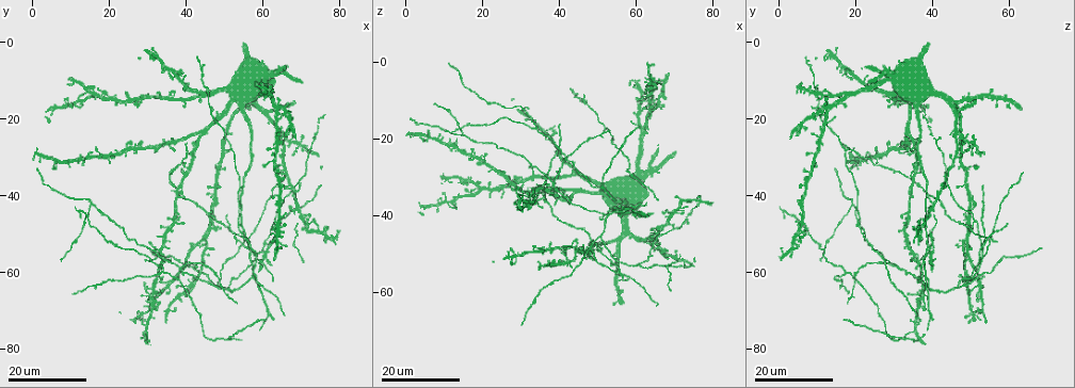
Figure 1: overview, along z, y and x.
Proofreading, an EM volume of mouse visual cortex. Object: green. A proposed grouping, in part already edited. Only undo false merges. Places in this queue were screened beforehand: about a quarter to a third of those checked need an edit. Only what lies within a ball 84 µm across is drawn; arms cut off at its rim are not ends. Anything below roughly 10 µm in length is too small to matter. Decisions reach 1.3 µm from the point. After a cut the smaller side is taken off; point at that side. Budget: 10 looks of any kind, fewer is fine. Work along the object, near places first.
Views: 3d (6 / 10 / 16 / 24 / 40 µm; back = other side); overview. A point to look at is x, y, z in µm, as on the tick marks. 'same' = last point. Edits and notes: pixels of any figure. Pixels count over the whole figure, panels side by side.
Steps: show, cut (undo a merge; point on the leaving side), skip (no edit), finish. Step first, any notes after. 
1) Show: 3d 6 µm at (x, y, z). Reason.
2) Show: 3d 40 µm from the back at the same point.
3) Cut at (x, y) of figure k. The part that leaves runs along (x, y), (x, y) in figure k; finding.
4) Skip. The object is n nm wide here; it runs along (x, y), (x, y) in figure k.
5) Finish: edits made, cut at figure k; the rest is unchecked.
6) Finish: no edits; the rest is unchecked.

Show: 3d 24 µm at (34.0, 60.5, 18.0). Branch point.

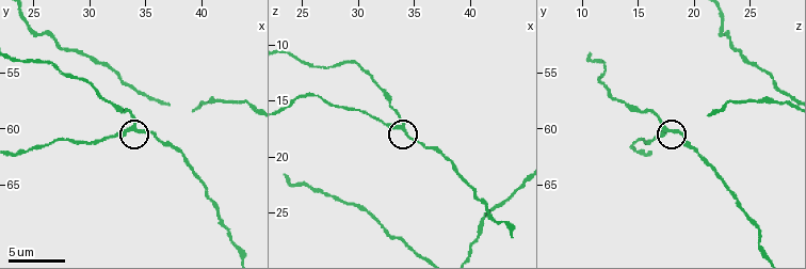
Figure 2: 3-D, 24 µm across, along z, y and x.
Show: 3d 10 µm at (34.0, 59.8, 17.2).

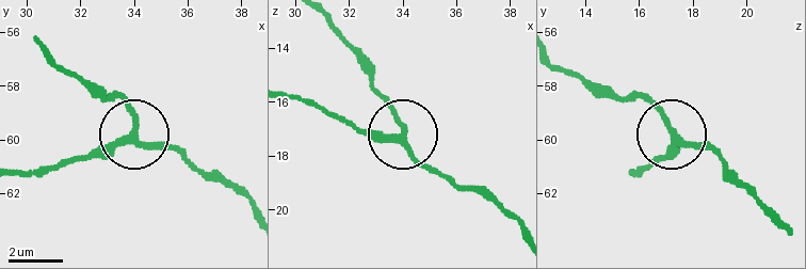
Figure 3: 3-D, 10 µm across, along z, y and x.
Skip. The object is 250 nm wide here; it runs along (514, 218), (418, 160), (402, 135), (369, 132), (337, 119) in figure 3; all the same neuron.

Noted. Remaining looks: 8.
Show: 3d 24 µm at (15.0, 42.0, 19.5). Two arms in line, one across.

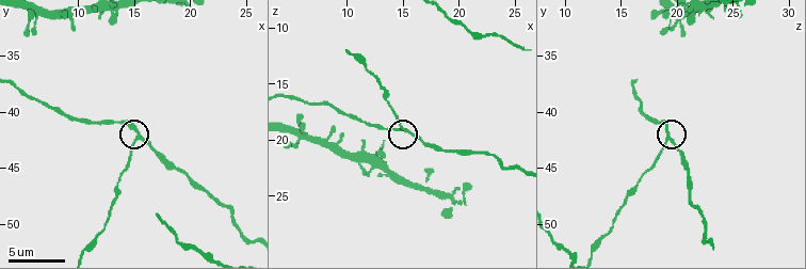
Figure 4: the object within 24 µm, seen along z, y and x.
Show: 3d 10 µm at (15.2, 42.2, 19.0).

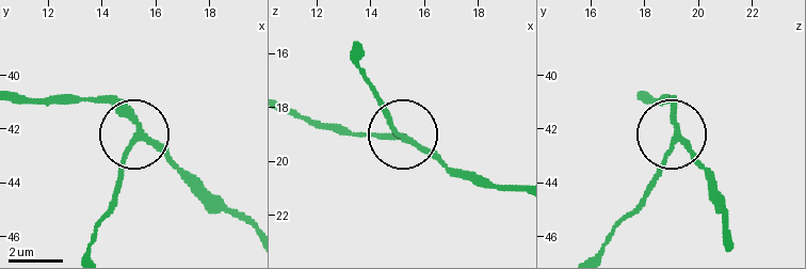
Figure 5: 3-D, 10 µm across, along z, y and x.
Skip. The object is 180 nm wide here; it runs along (727, 228), (713, 179), (677, 141), (644, 191) in figure 5; continuous, no second neuron.

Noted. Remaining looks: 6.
Show: 3d 16 µm at (39.0, 59.0, 31.5). Arms part here.

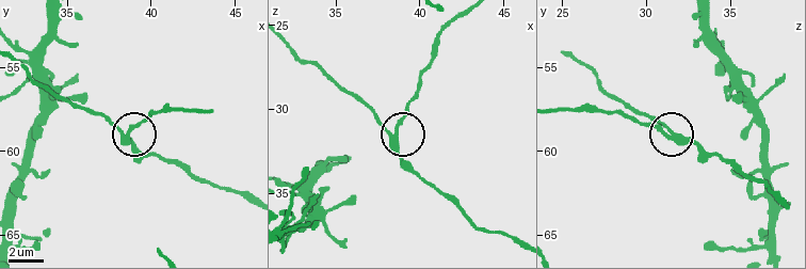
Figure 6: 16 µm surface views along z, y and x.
Show: 3d 6 µm at (38.3, 58.9, 31.6).

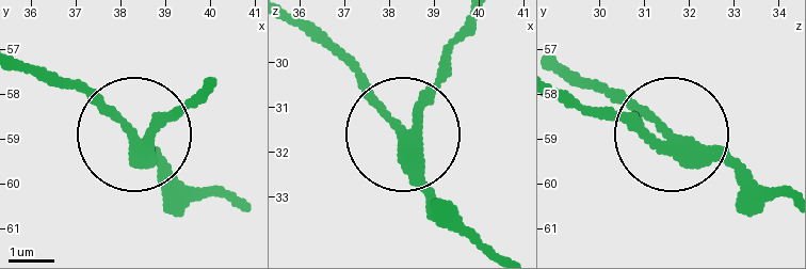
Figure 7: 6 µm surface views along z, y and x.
Skip. It runs along (230, 204), (184, 185), (146, 146), (192, 97) in figure 7; all the same neuron.

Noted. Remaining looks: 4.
Show: 3d 24 µm at (60.5, 52.0, 53.5). Three arms meet.

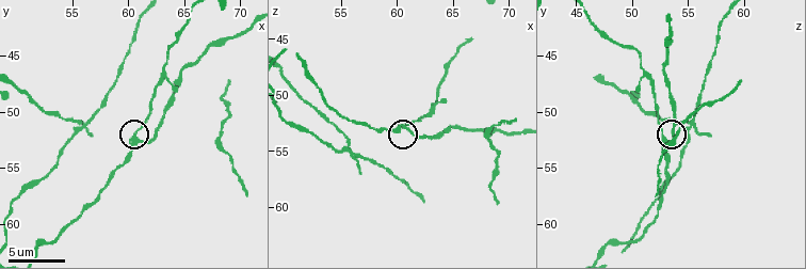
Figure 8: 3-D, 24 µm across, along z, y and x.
Show: 3d 6 µm at (60.8, 52.6, 53.0). Closer look.

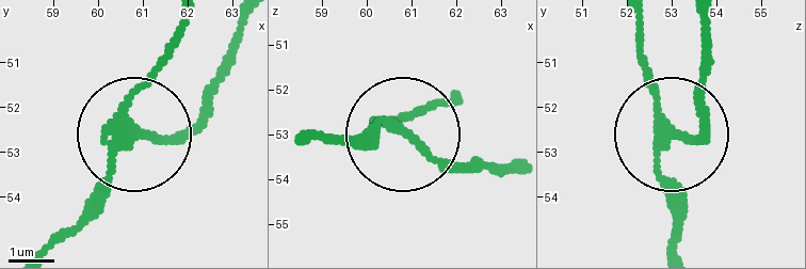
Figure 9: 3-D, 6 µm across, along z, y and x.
Show: 3d 6 µm from the back at (60.80, 52.50, 52.85).

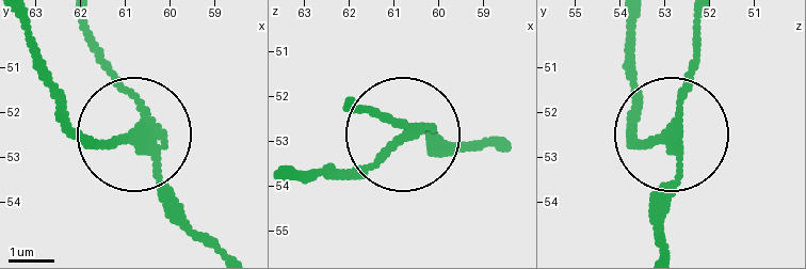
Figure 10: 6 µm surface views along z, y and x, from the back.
Skip. The side arm is 24 µm long; 3 arms meet here; all the same neuron.

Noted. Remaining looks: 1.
Finish: no edits; the rest is unchecked.

